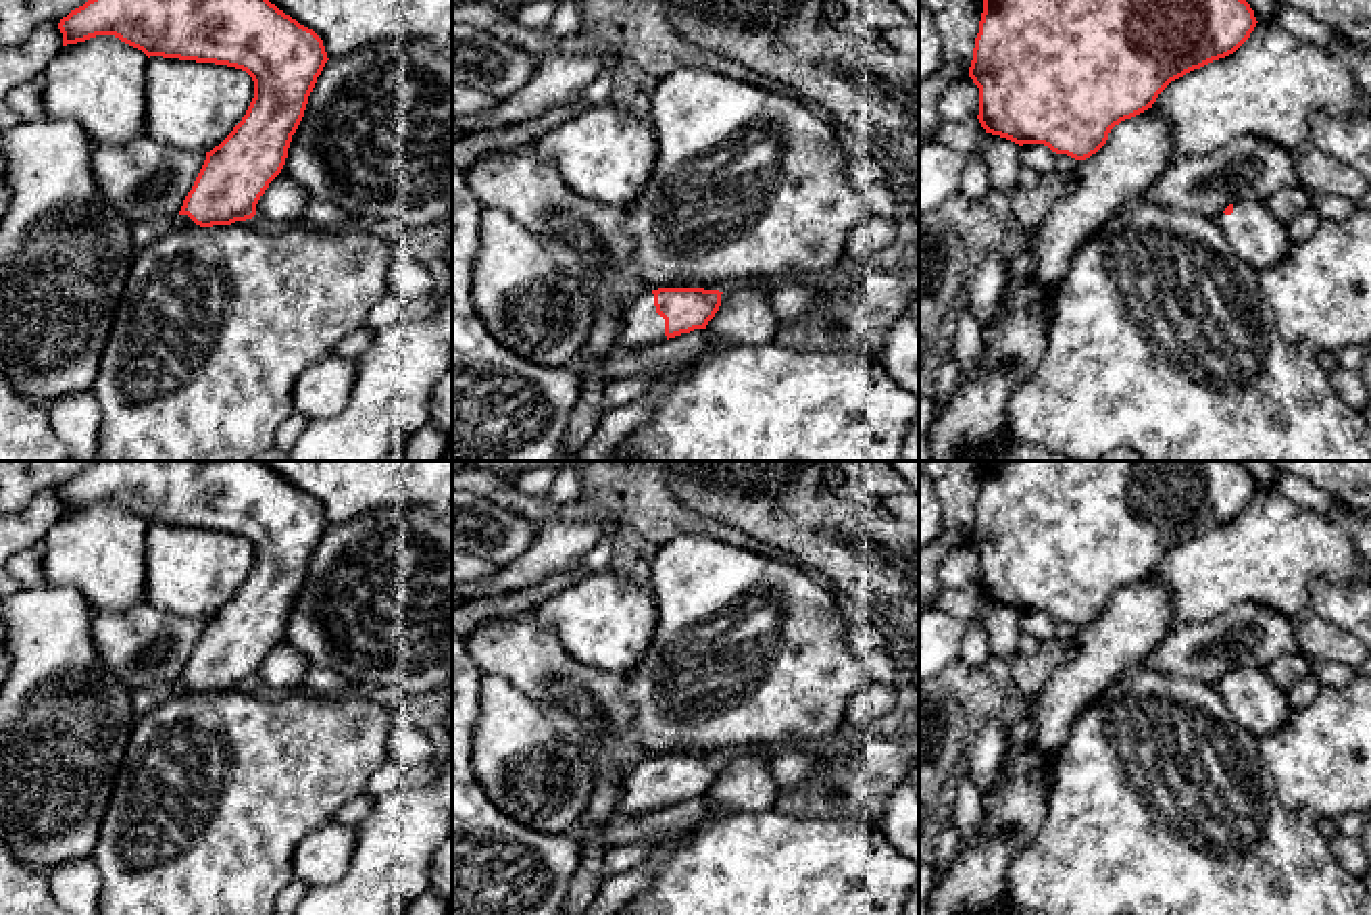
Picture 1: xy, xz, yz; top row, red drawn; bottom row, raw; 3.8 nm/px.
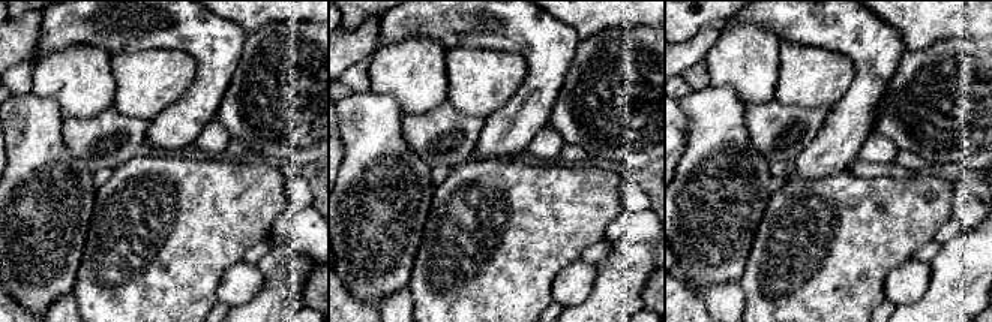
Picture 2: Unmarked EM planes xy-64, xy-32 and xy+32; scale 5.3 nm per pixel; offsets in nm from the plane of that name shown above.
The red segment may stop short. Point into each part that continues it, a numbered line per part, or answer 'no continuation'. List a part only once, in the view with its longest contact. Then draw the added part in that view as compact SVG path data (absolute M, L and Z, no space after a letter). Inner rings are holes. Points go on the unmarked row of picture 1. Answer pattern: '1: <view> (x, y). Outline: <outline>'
1: xz (642, 793). Outline: M648 757L627 780L619 794L617 811L625 817L642 817L665 807L665 786L656 780L654 761Z

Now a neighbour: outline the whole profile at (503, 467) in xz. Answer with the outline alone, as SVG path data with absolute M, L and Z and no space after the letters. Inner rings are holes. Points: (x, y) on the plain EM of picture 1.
M471 461L471 467L483 469L498 475L521 475L523 471L533 471L540 467L567 467L567 465L585 465L592 461Z

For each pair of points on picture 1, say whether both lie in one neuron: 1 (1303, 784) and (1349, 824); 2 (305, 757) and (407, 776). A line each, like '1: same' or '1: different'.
1: different
2: different

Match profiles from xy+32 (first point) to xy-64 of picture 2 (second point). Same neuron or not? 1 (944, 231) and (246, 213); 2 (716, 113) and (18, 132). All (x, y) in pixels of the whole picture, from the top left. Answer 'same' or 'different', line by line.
1: different
2: same

